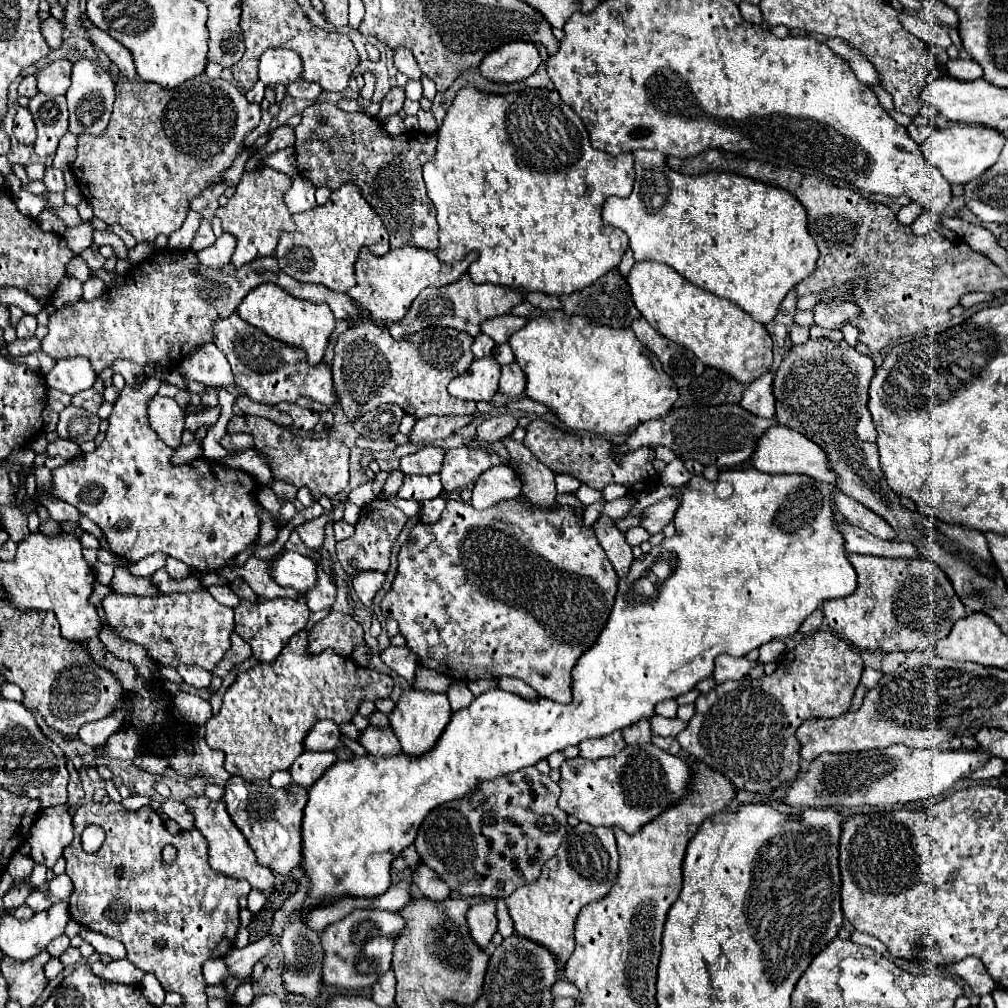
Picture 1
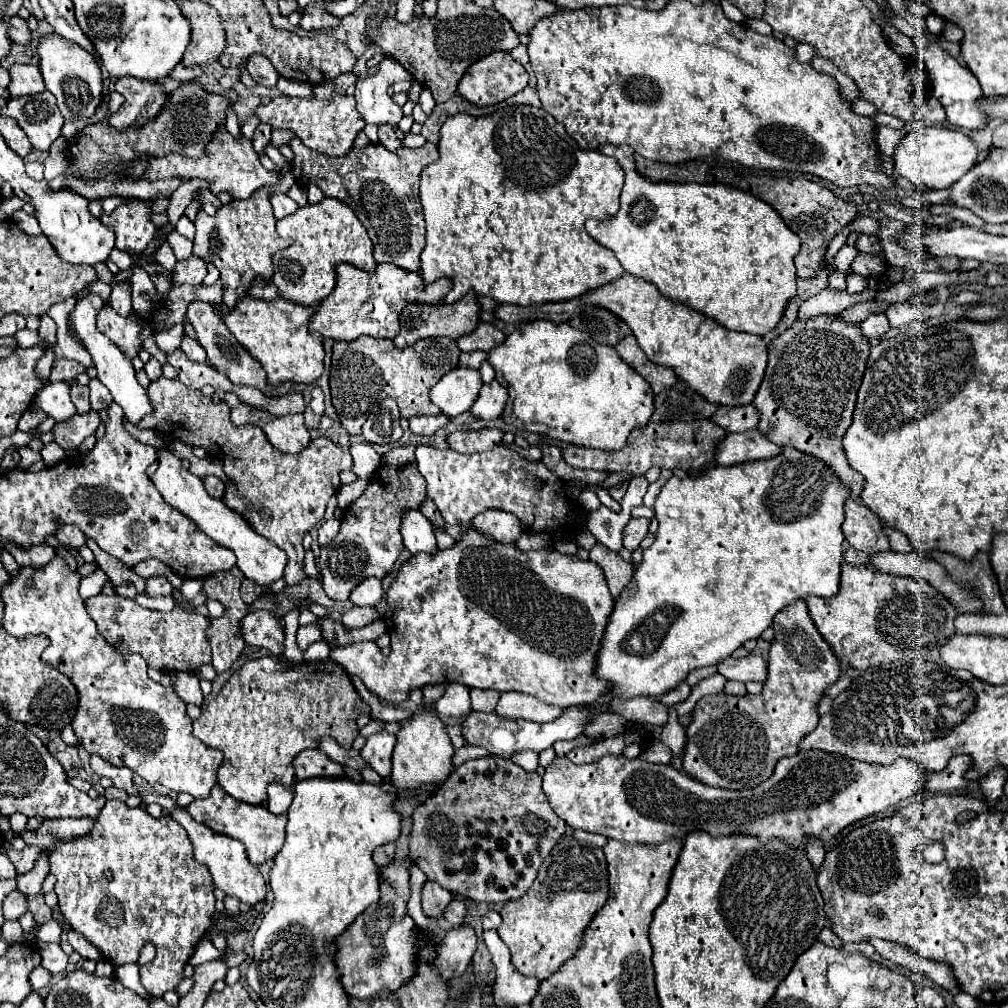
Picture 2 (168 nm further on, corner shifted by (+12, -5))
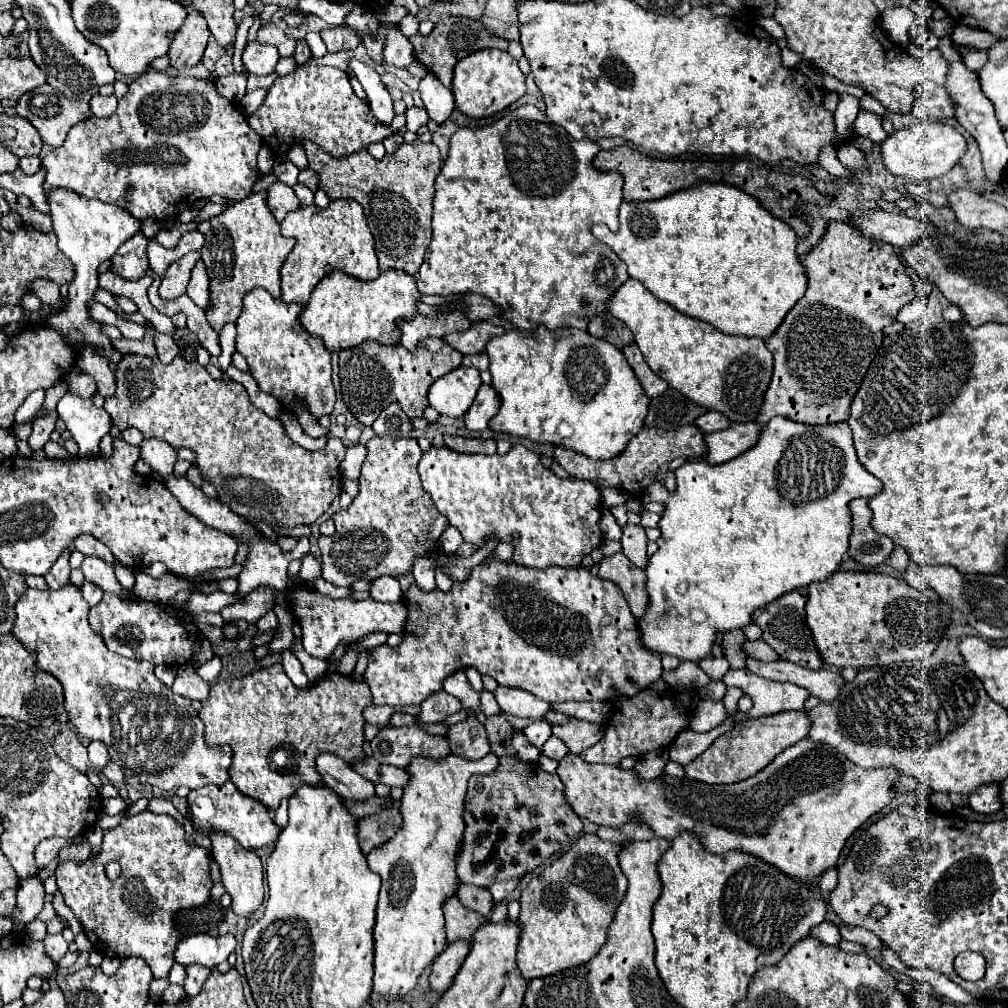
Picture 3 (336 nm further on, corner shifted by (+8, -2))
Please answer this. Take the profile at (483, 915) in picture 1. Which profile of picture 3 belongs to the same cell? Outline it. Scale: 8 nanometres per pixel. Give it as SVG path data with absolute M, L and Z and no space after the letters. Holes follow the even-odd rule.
M459 940L459 942L447 944L447 948L435 958L433 968L431 968L431 976L429 976L431 988L435 992L445 992L451 986L455 974L459 972L461 964L465 962L469 950L471 950L469 940Z

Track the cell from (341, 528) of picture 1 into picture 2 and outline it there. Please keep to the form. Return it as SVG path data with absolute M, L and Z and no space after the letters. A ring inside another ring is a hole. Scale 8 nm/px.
M329 519L329 521L325 521L321 527L319 527L319 545L323 547L323 545L327 545L335 535L337 535L337 531L339 531L339 519Z

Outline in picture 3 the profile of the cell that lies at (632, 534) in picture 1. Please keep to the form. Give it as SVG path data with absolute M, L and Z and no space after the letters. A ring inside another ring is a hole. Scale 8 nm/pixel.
M609 510L601 512L599 528L603 532L603 538L607 538L607 540L621 540L621 536L623 536L623 528L617 524L615 516Z

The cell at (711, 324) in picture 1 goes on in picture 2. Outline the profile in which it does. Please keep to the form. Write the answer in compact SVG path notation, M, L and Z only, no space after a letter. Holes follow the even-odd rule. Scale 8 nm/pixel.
M629 273L579 299L543 303L539 307L527 309L515 305L497 305L493 315L495 319L505 323L517 323L525 319L549 319L561 323L579 315L579 307L585 305L603 307L625 321L649 361L673 369L687 387L691 387L711 403L727 407L749 405L763 381L767 367L767 343L763 341L763 337L727 331L713 319L707 319L691 307L669 301L667 297L659 295L659 291L651 287L651 283ZM735 373L739 373L739 377L733 377Z

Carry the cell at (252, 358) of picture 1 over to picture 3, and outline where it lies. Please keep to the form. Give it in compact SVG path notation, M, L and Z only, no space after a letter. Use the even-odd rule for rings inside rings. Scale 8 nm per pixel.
M199 260L197 266L193 268L191 282L187 286L187 296L201 308L207 310L211 308L211 294L209 294L209 276L205 272L205 264Z

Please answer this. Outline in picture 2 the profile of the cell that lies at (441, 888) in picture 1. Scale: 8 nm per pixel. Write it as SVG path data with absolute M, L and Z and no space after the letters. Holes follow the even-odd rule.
M427 881L423 891L421 891L423 913L429 915L429 917L435 917L435 919L441 919L443 911L449 905L451 899L453 897L451 897L451 893L447 889L439 887L439 883L435 883L435 881Z

